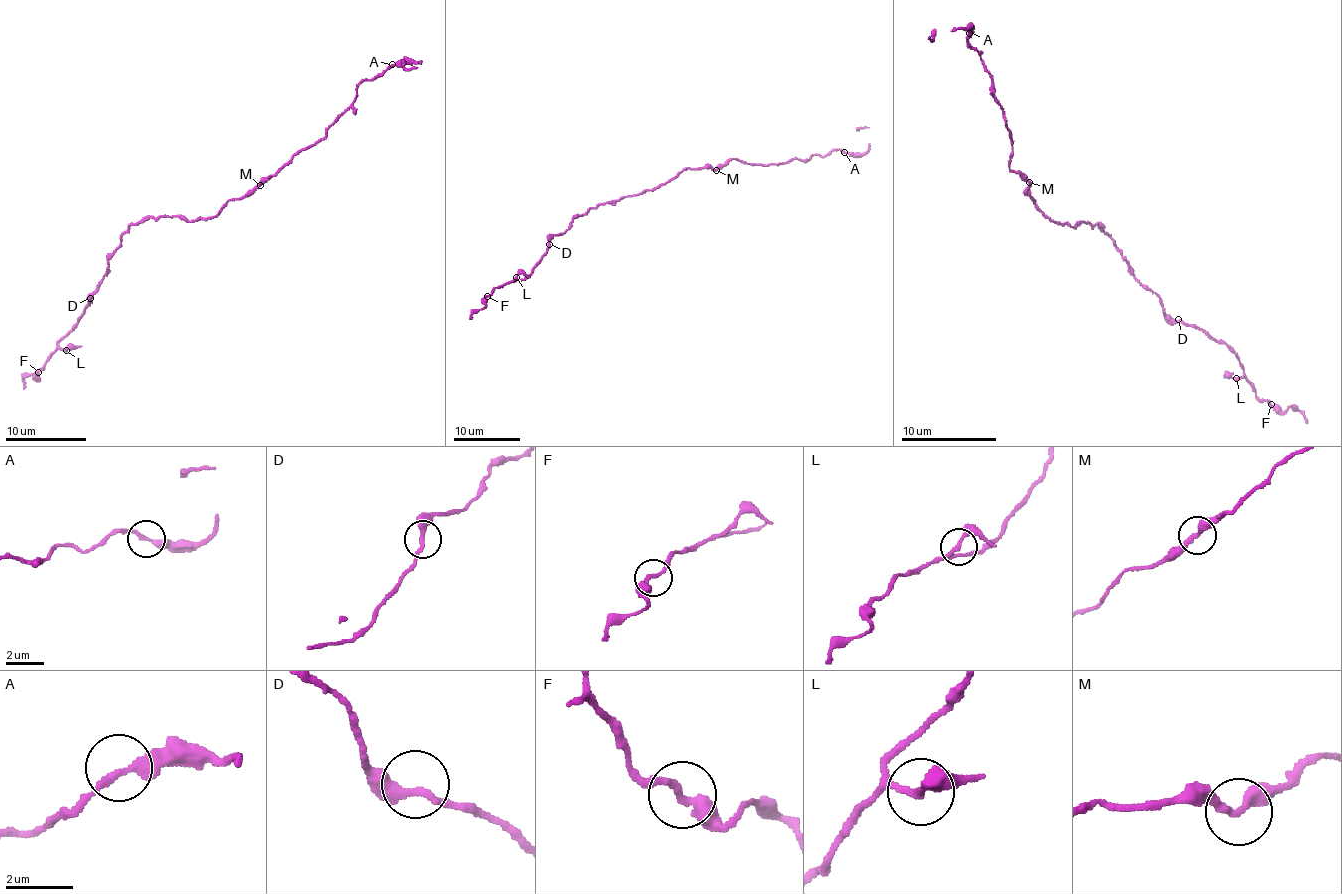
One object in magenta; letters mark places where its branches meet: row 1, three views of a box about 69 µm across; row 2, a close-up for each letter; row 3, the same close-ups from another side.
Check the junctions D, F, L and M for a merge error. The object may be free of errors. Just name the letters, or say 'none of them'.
none of them

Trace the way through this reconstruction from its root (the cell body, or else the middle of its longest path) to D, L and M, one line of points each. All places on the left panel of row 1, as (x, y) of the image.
D: (196, 221), (186, 221), (177, 216), (157, 216), (131, 223), (109, 261), (102, 283), (90, 298)
L: (196, 221), (157, 216), (131, 223), (90, 303), (59, 342), (66, 350)
M: (196, 221), (217, 216), (229, 201), (247, 196), (259, 184)

